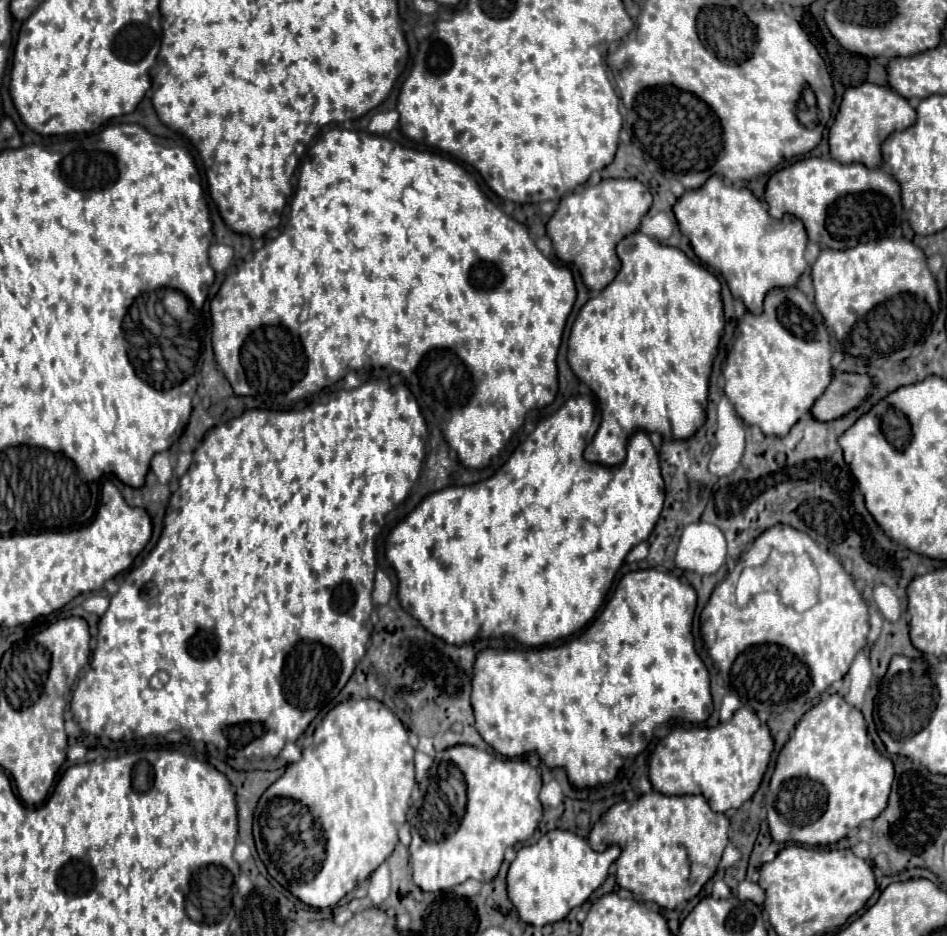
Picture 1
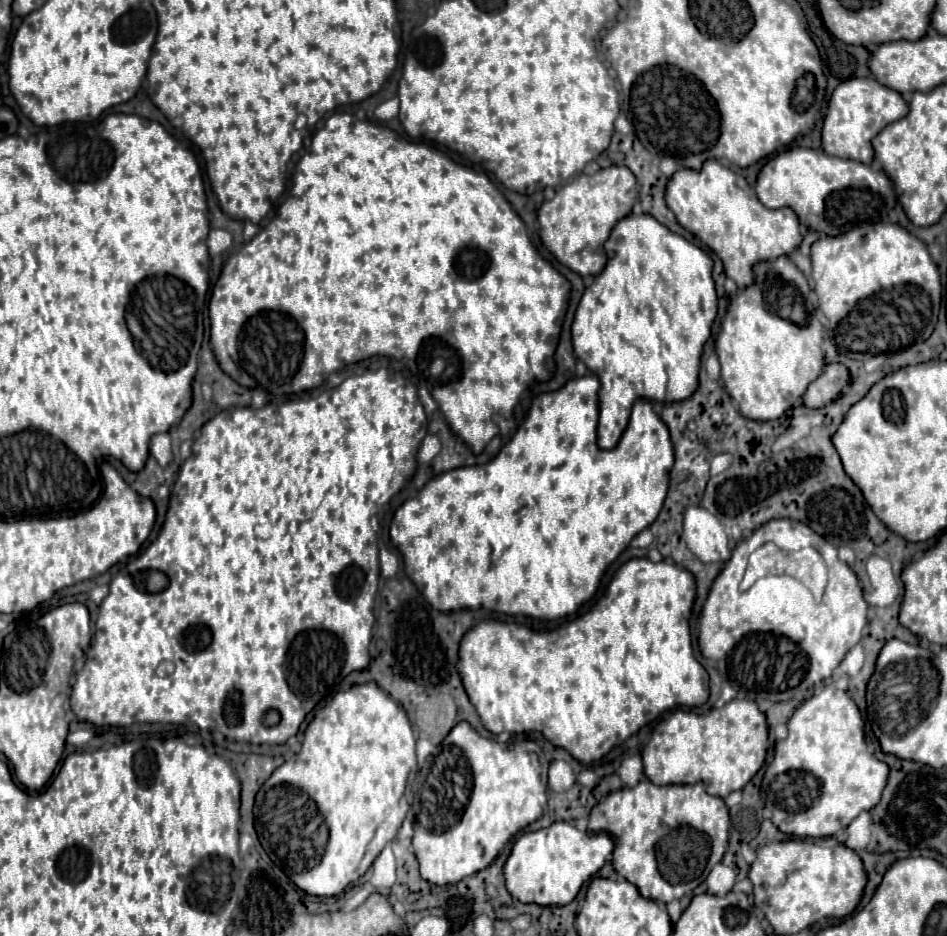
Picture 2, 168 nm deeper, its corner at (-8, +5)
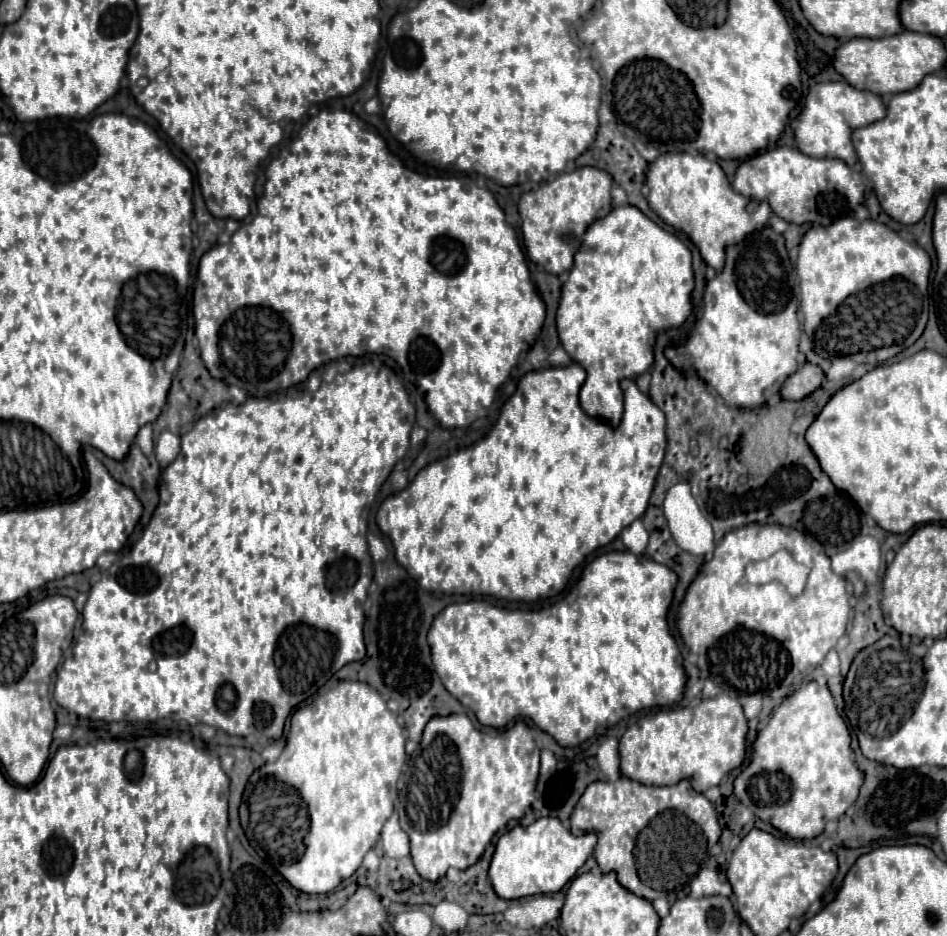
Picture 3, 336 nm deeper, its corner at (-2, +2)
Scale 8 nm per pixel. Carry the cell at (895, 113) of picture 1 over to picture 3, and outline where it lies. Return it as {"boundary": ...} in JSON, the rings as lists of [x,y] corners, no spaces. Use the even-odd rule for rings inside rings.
{"boundary":[[[845,81],[817,83],[809,87],[803,109],[791,121],[791,131],[793,139],[797,141],[797,149],[801,153],[809,157],[841,159],[849,167],[853,167],[857,163],[857,155],[851,145],[849,133],[857,125],[869,125],[869,121],[877,121],[877,117],[885,117],[885,105],[879,95],[869,91],[859,91]]]}

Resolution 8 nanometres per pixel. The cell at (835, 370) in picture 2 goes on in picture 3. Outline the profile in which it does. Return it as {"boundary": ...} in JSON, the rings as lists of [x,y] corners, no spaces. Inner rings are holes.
{"boundary":[[[805,361],[803,365],[799,365],[799,369],[793,375],[789,375],[785,379],[785,383],[781,387],[781,397],[799,401],[799,399],[807,397],[811,391],[819,389],[823,379],[825,379],[825,373],[821,371],[821,367]]]}

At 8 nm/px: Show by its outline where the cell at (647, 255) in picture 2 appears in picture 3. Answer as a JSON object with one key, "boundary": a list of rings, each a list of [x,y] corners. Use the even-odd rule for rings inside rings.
{"boundary":[[[619,205],[619,207],[613,207],[609,211],[609,215],[593,221],[585,235],[583,235],[583,243],[579,245],[577,253],[573,255],[573,267],[569,269],[569,277],[567,281],[561,285],[561,299],[559,299],[559,307],[557,307],[557,333],[559,333],[559,341],[563,345],[563,349],[569,353],[569,357],[573,361],[577,361],[587,377],[581,385],[581,391],[579,391],[579,403],[583,407],[583,411],[591,417],[599,417],[607,423],[611,423],[613,427],[621,421],[621,413],[623,413],[623,405],[621,405],[621,387],[619,387],[619,381],[629,377],[629,379],[637,379],[639,375],[643,373],[649,373],[651,367],[653,367],[653,341],[657,337],[657,333],[665,331],[665,329],[673,329],[673,327],[679,327],[687,321],[687,317],[691,315],[691,291],[693,291],[693,267],[691,267],[691,251],[669,231],[665,231],[663,227],[659,227],[655,221],[651,221],[647,215],[643,215],[637,207],[633,205]]]}

